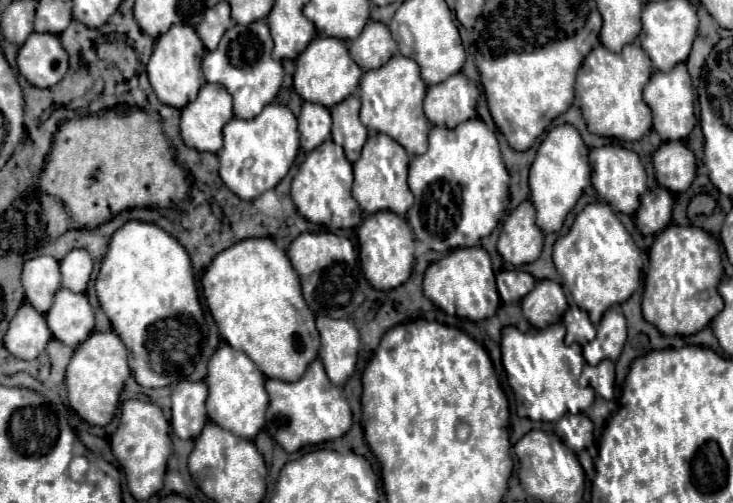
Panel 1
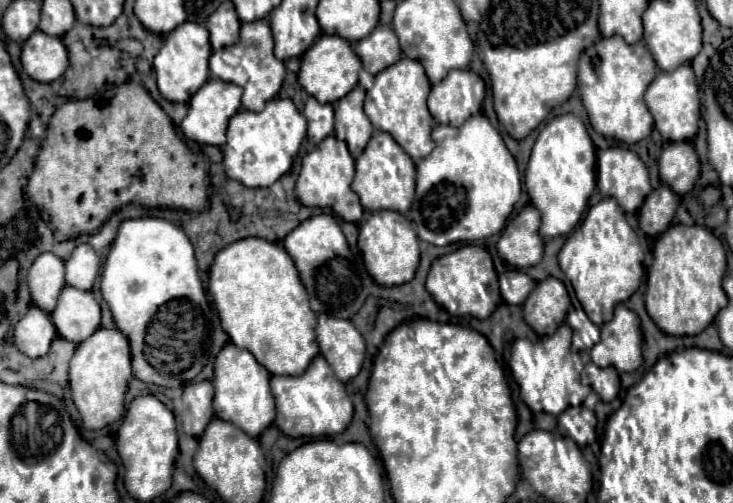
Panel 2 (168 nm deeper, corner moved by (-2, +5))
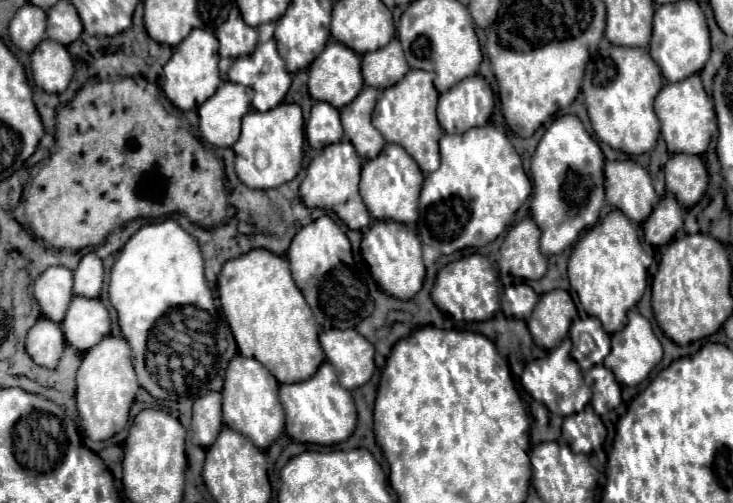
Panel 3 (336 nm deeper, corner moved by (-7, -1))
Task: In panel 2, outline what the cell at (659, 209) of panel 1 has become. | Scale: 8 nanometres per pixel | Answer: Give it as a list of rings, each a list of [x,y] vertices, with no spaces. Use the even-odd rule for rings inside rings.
[[[659,186],[645,198],[639,210],[639,228],[647,236],[659,236],[671,224],[677,206],[679,196],[669,186]]]

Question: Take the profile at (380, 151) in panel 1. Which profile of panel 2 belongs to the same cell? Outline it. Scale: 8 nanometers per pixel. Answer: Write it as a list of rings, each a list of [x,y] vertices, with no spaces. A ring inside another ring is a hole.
[[[375,132],[363,154],[357,158],[357,172],[351,188],[367,210],[395,210],[405,214],[415,198],[415,164],[387,132]]]

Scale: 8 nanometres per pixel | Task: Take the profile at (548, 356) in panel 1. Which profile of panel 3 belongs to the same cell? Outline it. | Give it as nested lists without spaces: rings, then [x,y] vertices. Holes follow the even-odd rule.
[[[566,338],[562,340],[558,348],[550,350],[548,356],[528,362],[522,374],[522,386],[532,394],[532,398],[544,404],[552,414],[558,414],[558,416],[570,416],[570,414],[580,412],[591,400],[591,391],[584,386],[580,366],[570,356],[570,350],[572,350],[572,340]]]

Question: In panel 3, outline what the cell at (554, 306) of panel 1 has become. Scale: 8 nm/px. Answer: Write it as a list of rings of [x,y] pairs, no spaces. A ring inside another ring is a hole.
[[[550,290],[542,294],[532,316],[528,318],[528,328],[534,342],[546,350],[556,348],[568,336],[574,316],[576,306],[566,290]]]

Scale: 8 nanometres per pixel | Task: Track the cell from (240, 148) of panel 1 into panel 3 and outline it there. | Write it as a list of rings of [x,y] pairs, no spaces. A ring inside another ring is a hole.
[[[280,104],[268,112],[248,112],[242,120],[242,134],[232,146],[236,152],[236,174],[248,188],[270,190],[290,182],[302,166],[304,118],[298,104]]]

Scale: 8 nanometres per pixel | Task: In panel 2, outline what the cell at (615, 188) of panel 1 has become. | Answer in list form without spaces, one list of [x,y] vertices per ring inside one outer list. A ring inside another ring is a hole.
[[[607,148],[597,152],[597,188],[601,196],[615,198],[625,212],[637,212],[645,196],[651,192],[647,166],[639,160],[633,150],[627,148]]]

